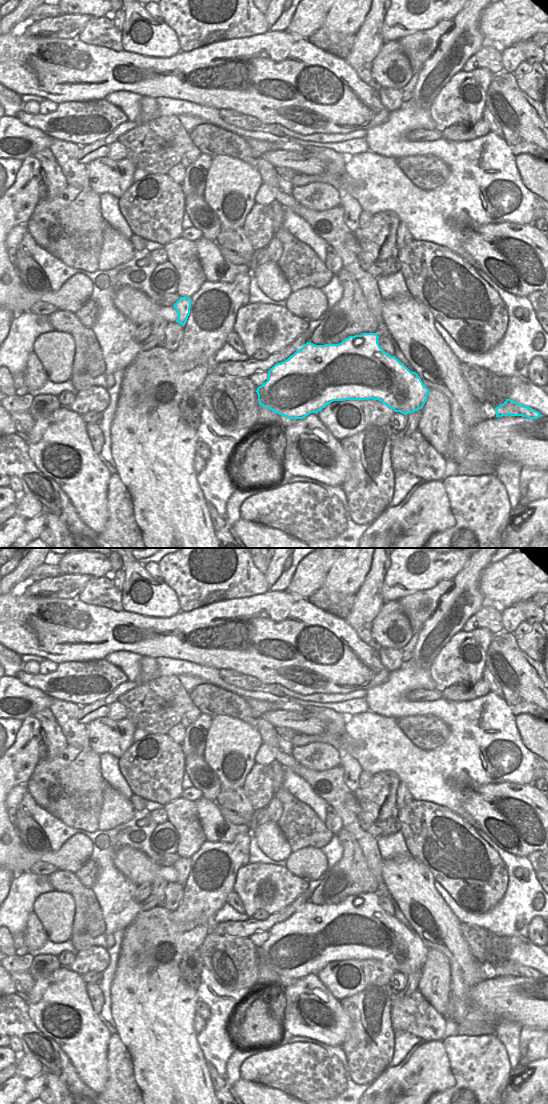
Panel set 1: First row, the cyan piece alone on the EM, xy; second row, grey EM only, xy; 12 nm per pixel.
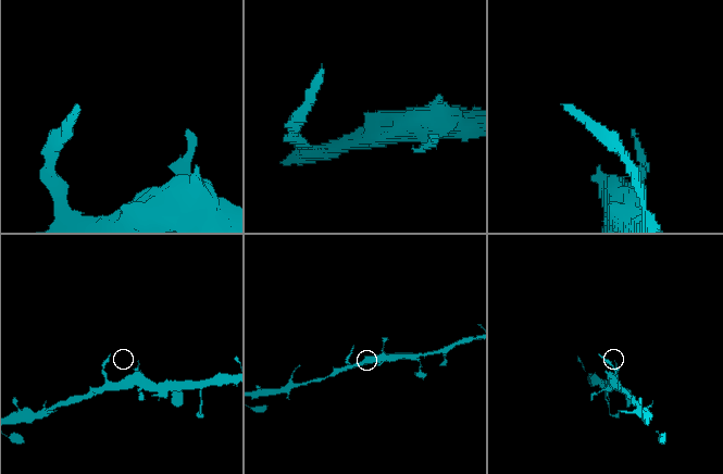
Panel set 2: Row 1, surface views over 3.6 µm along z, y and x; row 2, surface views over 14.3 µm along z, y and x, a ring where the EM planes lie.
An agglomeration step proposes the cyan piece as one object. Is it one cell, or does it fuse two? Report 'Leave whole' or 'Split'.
Split

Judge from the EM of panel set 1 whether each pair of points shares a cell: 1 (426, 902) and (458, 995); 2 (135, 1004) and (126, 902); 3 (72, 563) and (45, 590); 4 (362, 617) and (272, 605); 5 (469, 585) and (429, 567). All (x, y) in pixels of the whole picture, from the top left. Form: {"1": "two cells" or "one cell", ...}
{"1": "one cell", "2": "two cells", "3": "two cells", "4": "two cells", "5": "two cells"}

